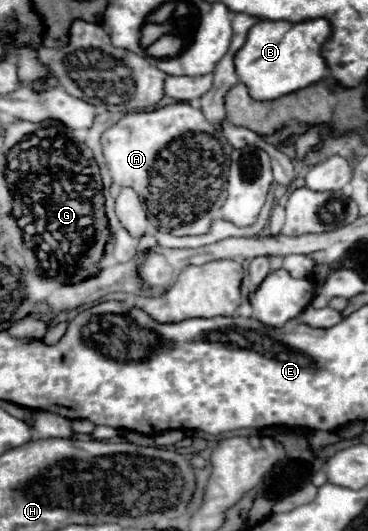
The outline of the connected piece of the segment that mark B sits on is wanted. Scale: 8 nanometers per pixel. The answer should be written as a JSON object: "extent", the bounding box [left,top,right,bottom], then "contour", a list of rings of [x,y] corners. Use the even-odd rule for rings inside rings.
{"extent":[235,20,331,100],"contour":[[[257,20],[257,24],[249,30],[245,44],[235,54],[235,74],[241,84],[247,86],[249,96],[253,100],[277,100],[285,94],[307,88],[313,82],[329,76],[329,68],[321,56],[321,46],[331,36],[331,28],[327,20],[305,20],[305,22],[285,22],[285,20]]]}

